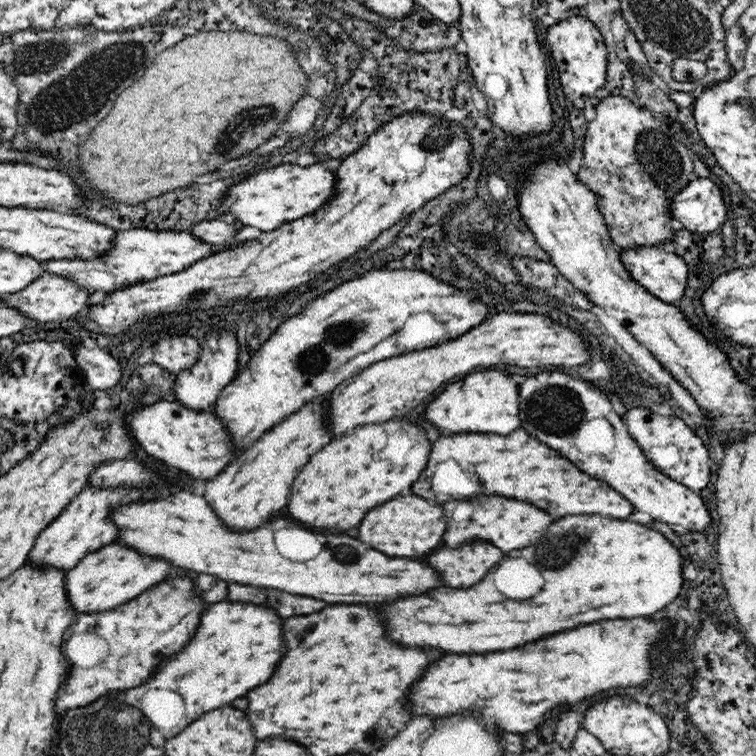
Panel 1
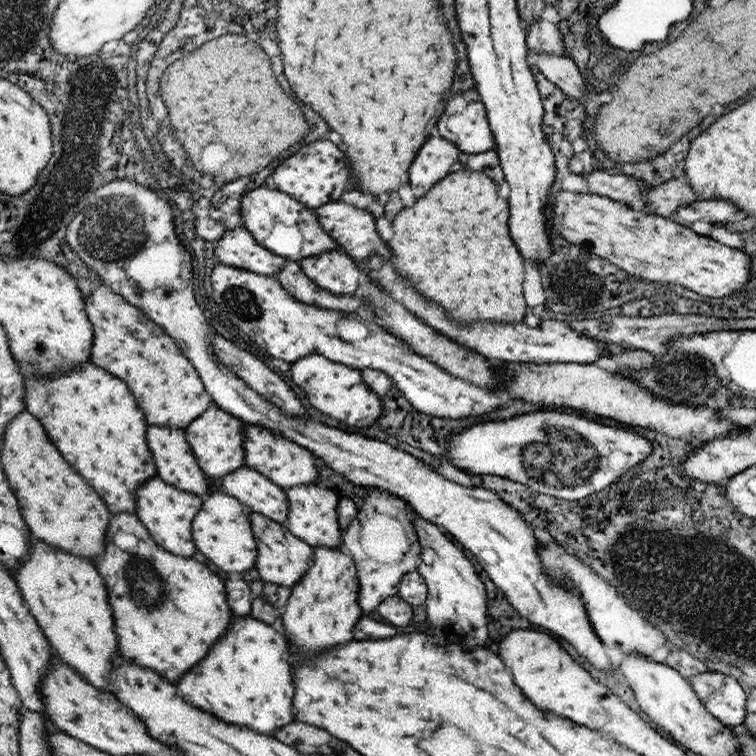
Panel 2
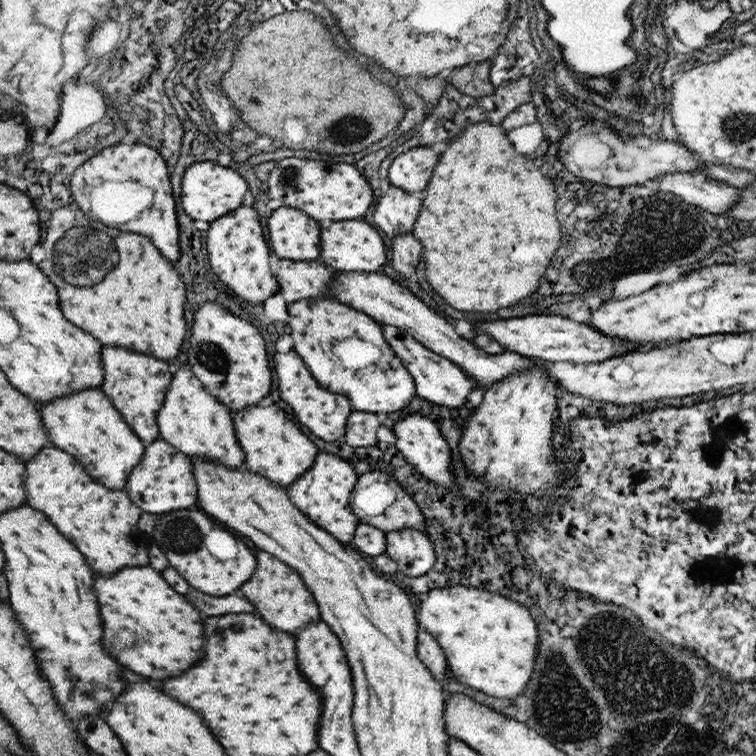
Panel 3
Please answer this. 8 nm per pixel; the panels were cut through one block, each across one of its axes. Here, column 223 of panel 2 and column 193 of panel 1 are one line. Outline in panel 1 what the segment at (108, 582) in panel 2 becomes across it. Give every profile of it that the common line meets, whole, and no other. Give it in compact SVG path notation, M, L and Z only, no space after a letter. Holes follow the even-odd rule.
M186 578L172 580L168 584L160 584L154 590L148 590L140 594L138 598L130 600L124 606L118 606L108 612L82 612L76 614L76 620L70 626L70 632L84 632L84 630L96 630L108 640L110 656L104 664L82 670L70 666L70 672L66 680L62 680L62 688L56 694L56 712L72 710L74 706L88 706L88 702L96 700L98 696L110 692L110 690L126 690L140 686L160 664L160 660L170 658L174 652L180 652L184 644L190 640L194 630L198 628L200 612L204 610L202 602L196 598L196 592L192 588L192 582Z

